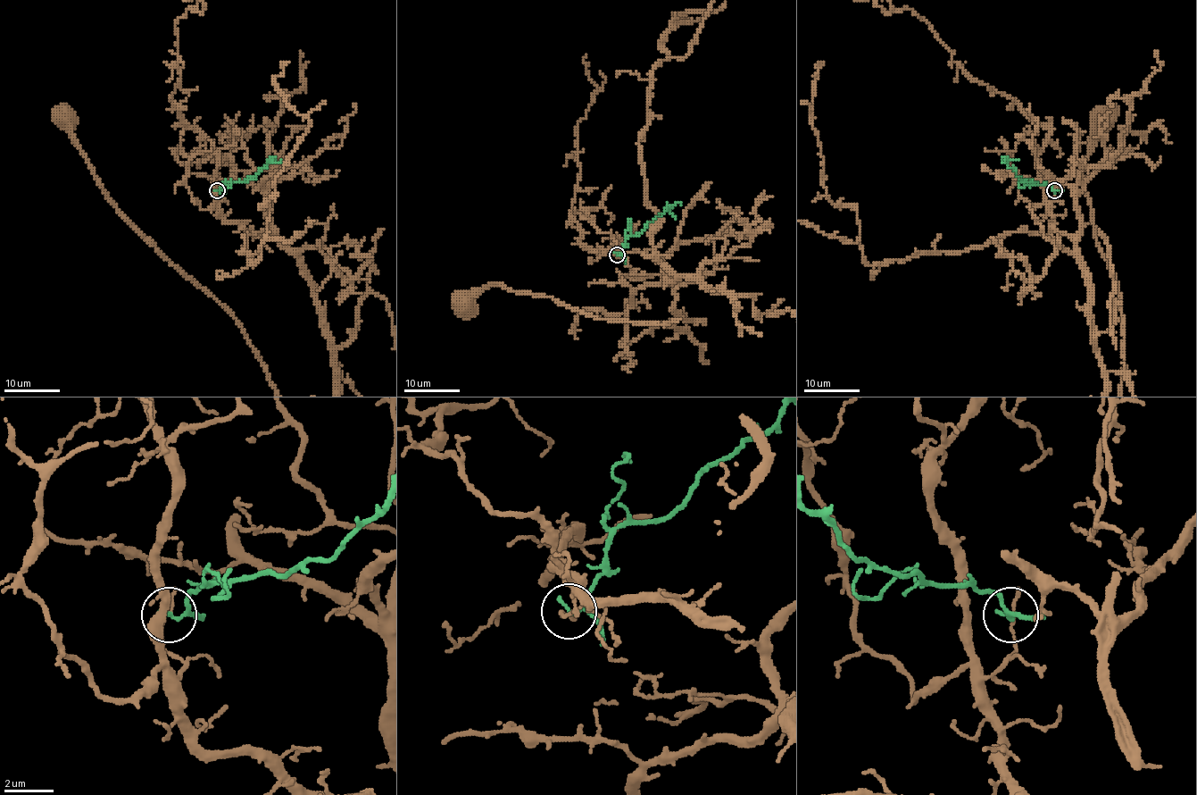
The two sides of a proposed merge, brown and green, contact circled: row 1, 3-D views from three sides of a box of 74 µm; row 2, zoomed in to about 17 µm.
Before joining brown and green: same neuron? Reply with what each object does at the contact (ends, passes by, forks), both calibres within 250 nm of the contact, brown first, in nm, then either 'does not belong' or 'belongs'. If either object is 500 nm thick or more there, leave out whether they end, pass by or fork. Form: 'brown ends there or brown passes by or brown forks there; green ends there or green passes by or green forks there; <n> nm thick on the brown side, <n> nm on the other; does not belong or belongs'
brown ends there; green passes by; 160 nm thick on the brown side, 120 nm on the other; does not belong

